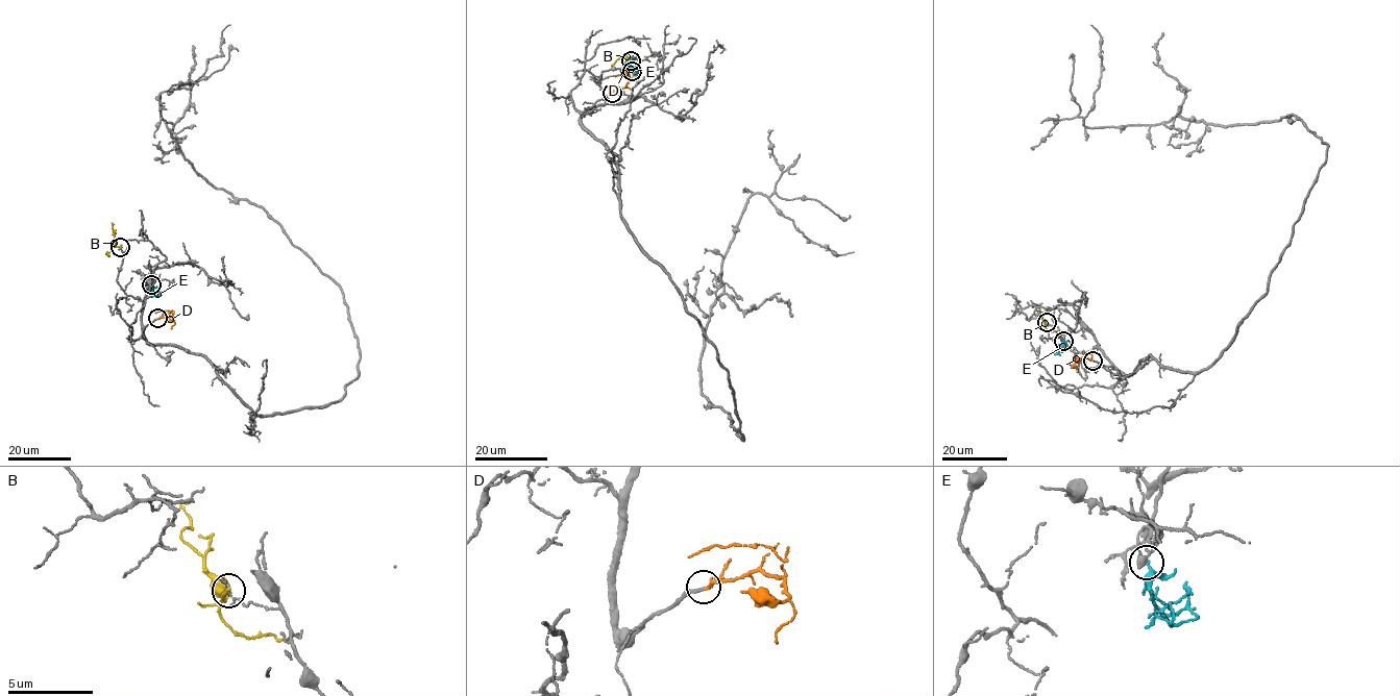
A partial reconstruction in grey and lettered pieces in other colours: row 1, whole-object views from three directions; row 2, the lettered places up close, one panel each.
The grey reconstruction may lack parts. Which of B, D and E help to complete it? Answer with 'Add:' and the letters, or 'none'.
Add: D

